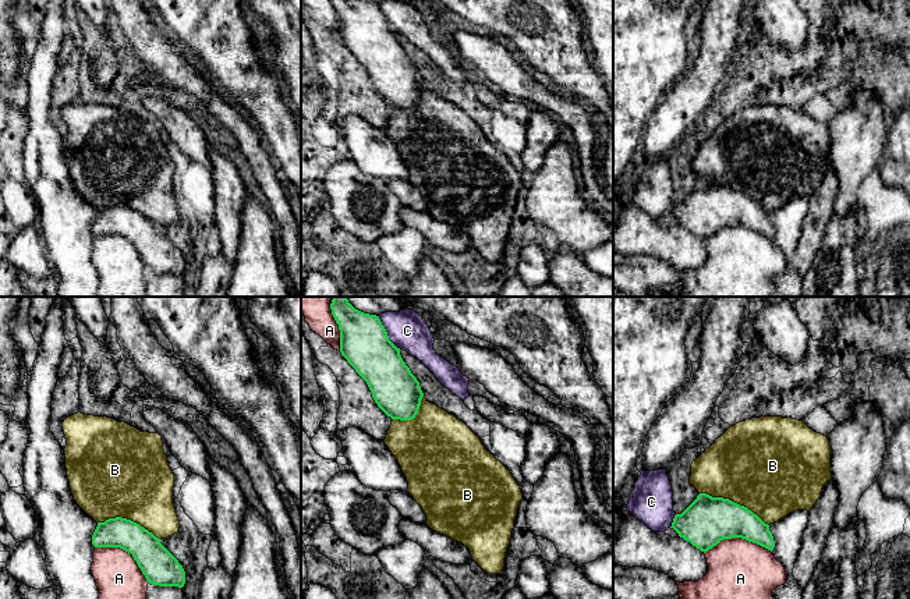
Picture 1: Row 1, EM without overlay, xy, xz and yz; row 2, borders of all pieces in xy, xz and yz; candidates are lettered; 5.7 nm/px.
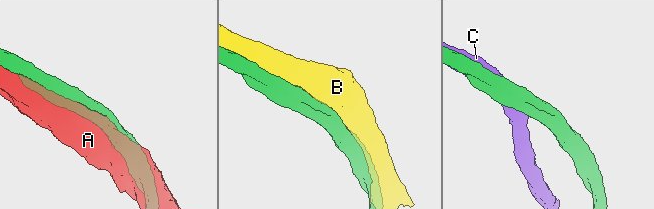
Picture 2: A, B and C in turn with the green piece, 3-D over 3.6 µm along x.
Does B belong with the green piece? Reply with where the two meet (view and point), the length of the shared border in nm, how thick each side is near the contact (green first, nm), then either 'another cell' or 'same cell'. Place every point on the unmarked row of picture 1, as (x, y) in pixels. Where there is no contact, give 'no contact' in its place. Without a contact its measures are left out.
yz (733, 190) | 440 nm | 280/500 nm | same cell

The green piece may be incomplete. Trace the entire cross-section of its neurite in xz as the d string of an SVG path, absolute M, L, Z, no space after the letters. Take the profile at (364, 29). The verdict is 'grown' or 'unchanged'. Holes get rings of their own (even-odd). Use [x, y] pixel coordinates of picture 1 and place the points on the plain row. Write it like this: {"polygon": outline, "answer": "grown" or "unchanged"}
{"polygon": "M332 0L340 18L340 40L355 60L367 70L378 95L392 107L411 109L418 102L424 81L397 36L387 24L379 4L364 0Z", "answer": "unchanged"}

